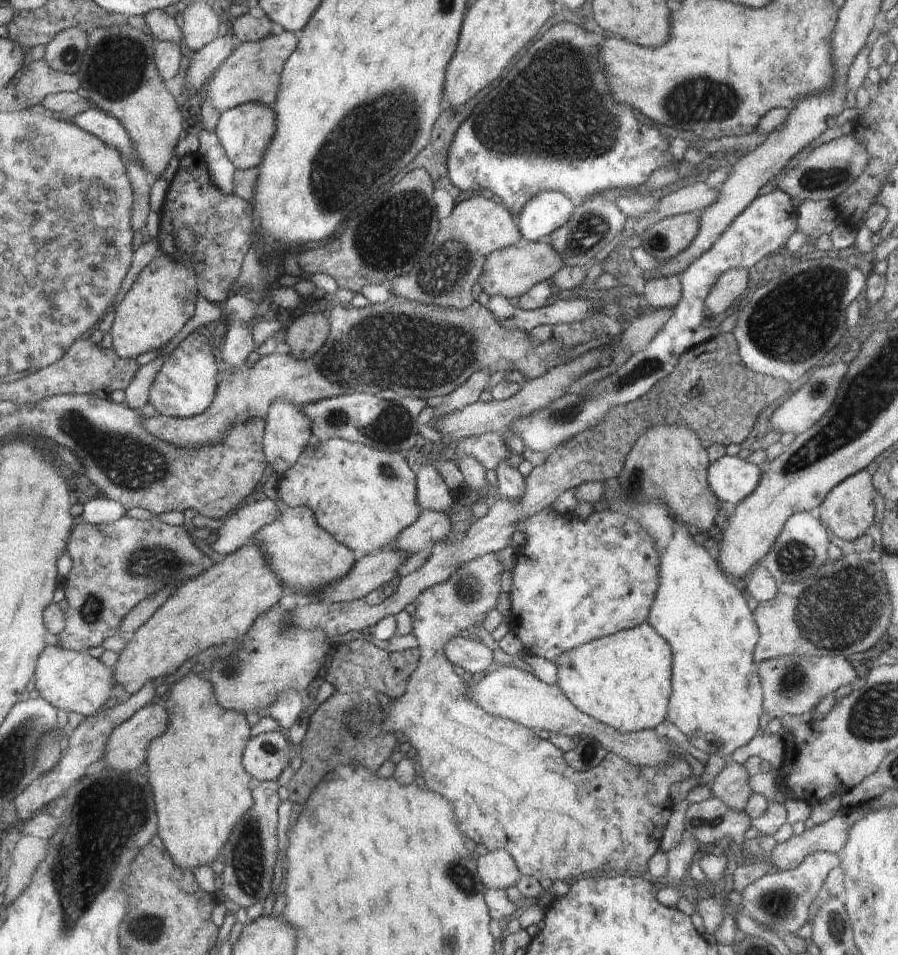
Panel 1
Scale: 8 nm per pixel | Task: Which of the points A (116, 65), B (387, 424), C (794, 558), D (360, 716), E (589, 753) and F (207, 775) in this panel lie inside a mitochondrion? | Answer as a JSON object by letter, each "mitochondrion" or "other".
{"A":"mitochondrion","B":"mitochondrion","C":"mitochondrion","D":"mitochondrion","E":"mitochondrion","F":"other"}

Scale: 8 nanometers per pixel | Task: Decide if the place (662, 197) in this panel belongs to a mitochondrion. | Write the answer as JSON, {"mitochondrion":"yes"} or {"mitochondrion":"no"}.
{"mitochondrion":"no"}

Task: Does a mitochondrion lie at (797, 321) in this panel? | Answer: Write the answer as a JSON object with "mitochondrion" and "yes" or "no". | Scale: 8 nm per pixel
{"mitochondrion":"yes"}

